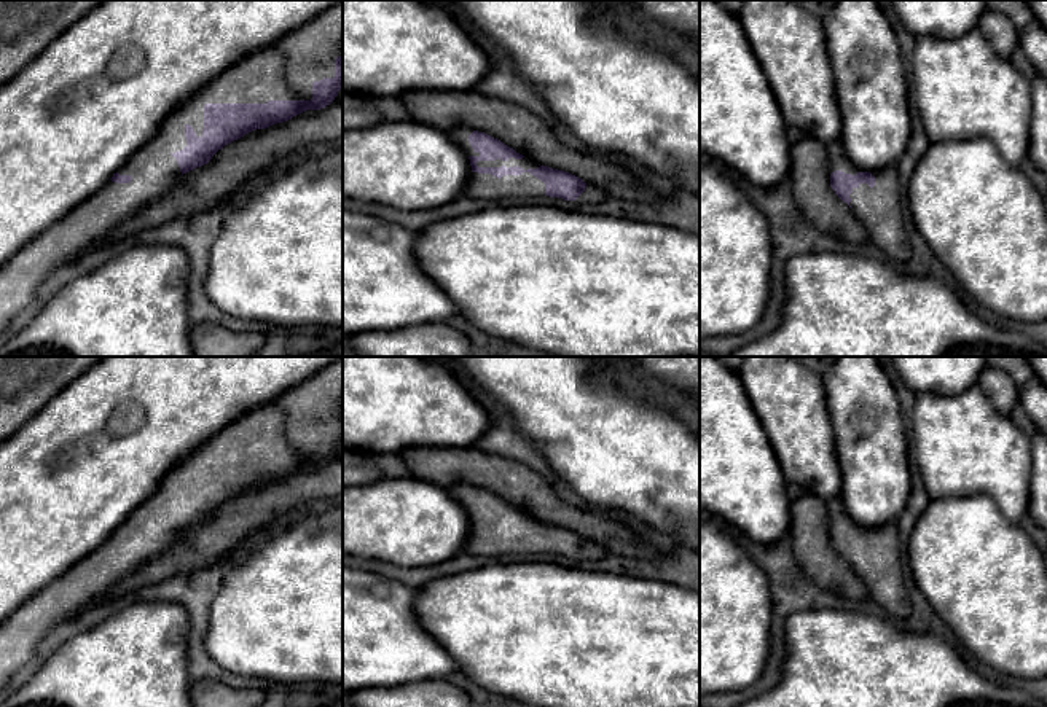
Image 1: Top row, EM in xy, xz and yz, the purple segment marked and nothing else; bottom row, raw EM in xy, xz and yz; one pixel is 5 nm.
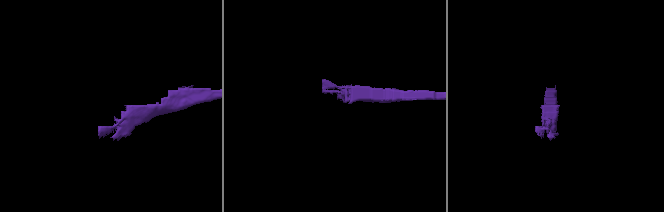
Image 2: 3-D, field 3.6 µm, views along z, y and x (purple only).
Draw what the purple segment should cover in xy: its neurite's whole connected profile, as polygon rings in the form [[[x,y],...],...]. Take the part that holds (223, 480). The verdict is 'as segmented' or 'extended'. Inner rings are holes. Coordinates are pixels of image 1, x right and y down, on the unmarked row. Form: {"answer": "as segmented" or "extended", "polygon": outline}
{"answer": "extended", "polygon": [[[343,358],[204,441],[100,546],[6,616],[0,623],[0,689],[53,627],[86,611],[183,530],[252,487],[325,465],[341,443]]]}

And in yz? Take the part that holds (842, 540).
{"answer": "extended", "polygon": [[[841,494],[827,502],[830,543],[865,583],[869,597],[896,623],[904,624],[912,603],[904,583],[896,522],[859,527],[845,511]]]}

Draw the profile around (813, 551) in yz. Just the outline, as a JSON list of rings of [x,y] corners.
[[[803,490],[790,503],[790,533],[797,564],[819,589],[849,600],[869,596],[865,583],[830,543],[829,508],[824,500]]]

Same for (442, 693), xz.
[[[448,680],[347,693],[351,707],[473,707],[467,691]]]

